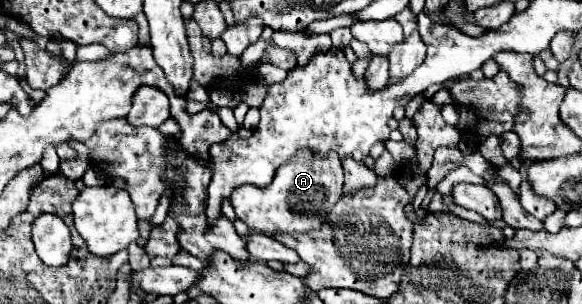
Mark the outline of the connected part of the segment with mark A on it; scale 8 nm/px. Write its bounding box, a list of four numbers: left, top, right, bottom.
[228,150,342,236]

